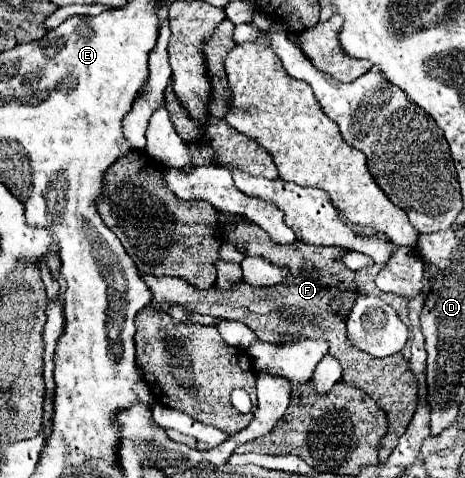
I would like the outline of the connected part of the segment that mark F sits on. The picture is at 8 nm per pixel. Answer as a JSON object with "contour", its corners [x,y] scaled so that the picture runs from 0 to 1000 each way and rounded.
{"contour":[[[471,446],[467,467],[475,475],[480,500],[505,513],[531,538],[570,538],[596,559],[613,559],[622,575],[587,600],[544,605],[527,592],[501,600],[497,609],[467,609],[467,600],[449,609],[424,609],[406,600],[394,584],[381,579],[329,579],[308,575],[303,584],[325,609],[325,646],[359,655],[363,642],[389,638],[415,655],[441,655],[488,672],[518,672],[531,680],[561,713],[604,718],[609,709],[699,709],[708,718],[708,743],[720,747],[738,764],[738,801],[751,801],[781,822],[789,822],[806,843],[832,864],[837,902],[815,931],[815,964],[828,964],[862,906],[871,906],[892,856],[897,856],[897,789],[880,772],[875,751],[862,738],[849,738],[832,751],[806,751],[794,738],[772,734],[746,709],[742,667],[729,651],[712,646],[712,630],[733,621],[742,609],[763,609],[763,571],[733,550],[733,538],[746,521],[733,517],[677,517],[634,504],[626,513],[600,513],[578,500],[578,492],[557,479],[548,467],[527,454],[492,454]]]}

